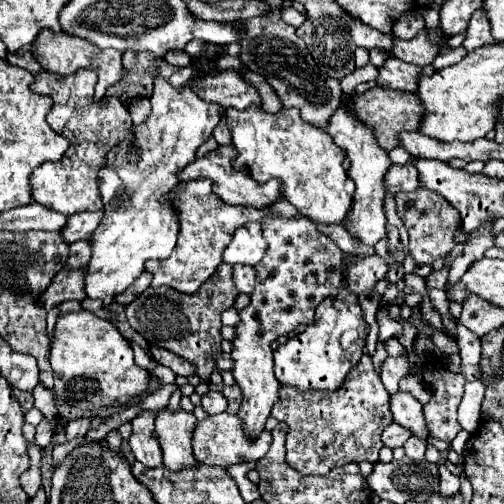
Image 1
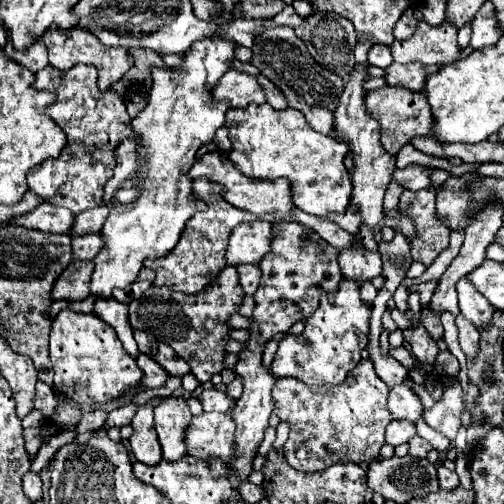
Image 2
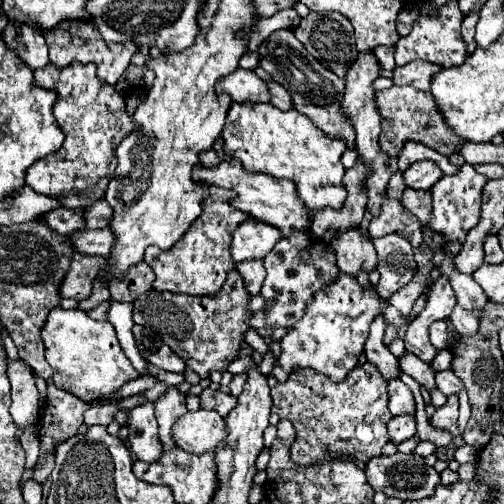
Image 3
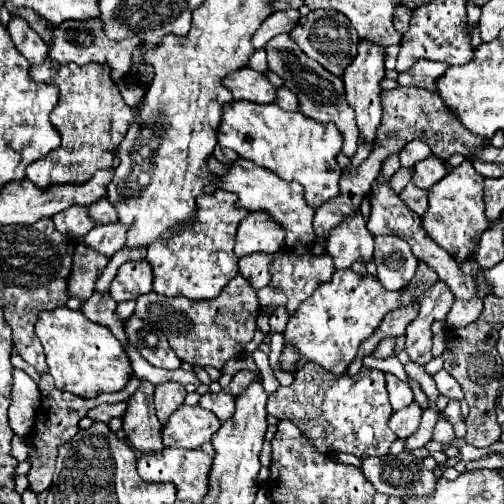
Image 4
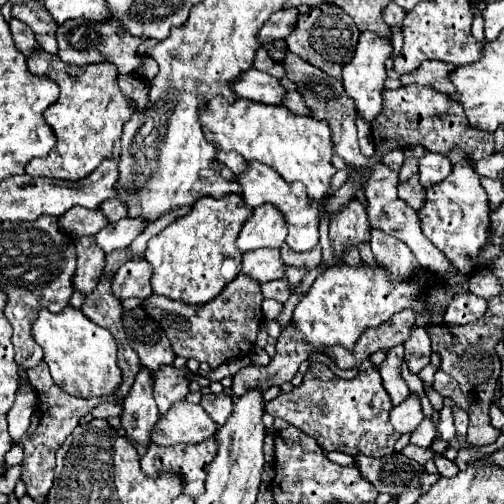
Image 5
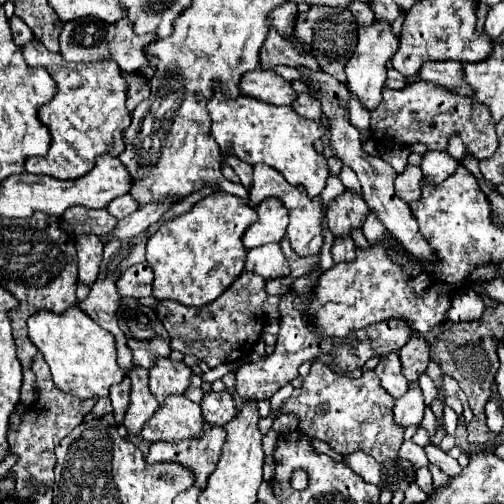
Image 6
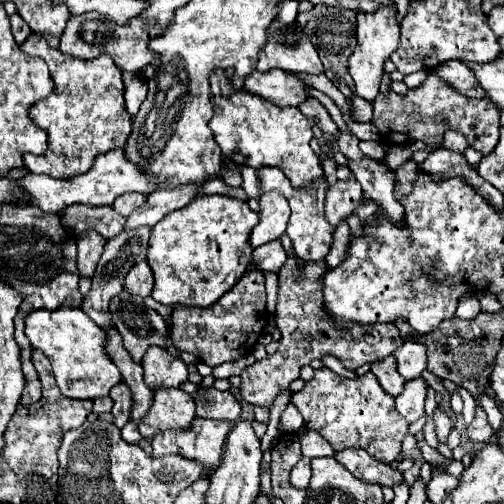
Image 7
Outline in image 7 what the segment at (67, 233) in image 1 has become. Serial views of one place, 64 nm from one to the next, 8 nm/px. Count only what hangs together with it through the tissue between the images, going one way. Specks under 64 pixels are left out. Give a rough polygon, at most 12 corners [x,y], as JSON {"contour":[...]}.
{"contour":[[124,194],[114,200],[114,210],[122,216],[130,216],[146,196]]}

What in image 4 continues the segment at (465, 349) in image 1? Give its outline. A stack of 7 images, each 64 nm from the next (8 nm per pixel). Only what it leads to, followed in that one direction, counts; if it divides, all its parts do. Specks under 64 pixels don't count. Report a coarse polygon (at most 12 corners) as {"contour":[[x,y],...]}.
{"contour":[[454,300],[446,324],[460,328],[474,322],[482,300]]}

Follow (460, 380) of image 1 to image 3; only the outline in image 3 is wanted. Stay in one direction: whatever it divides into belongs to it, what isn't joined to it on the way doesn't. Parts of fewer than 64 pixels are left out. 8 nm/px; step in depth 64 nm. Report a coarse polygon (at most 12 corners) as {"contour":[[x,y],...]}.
{"contour":[[458,396],[436,410],[430,422],[454,432],[458,422]]}

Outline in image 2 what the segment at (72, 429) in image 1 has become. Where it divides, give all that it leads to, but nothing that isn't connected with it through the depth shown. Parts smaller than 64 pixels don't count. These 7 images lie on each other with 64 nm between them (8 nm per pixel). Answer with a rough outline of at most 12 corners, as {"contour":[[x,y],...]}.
{"contour":[[88,410],[76,432],[92,432],[106,424],[108,412]]}

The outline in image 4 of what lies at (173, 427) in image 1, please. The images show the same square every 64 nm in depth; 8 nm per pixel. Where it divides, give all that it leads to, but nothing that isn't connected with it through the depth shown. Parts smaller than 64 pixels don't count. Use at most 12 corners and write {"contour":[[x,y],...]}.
{"contour":[[178,382],[156,386],[156,416],[162,424],[184,404],[186,388]]}

